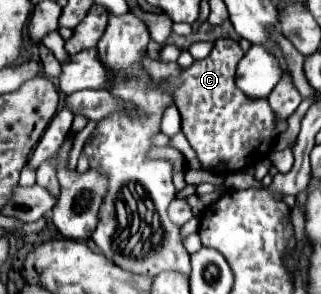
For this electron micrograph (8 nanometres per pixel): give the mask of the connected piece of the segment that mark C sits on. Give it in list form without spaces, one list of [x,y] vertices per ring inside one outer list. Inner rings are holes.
[[[216,40],[214,50],[204,60],[194,60],[190,68],[180,68],[176,62],[162,64],[144,52],[142,68],[146,68],[152,84],[168,92],[180,110],[182,132],[196,150],[204,170],[214,174],[232,174],[256,166],[268,158],[276,138],[276,114],[266,98],[250,98],[236,88],[236,64],[244,52],[236,40]]]

